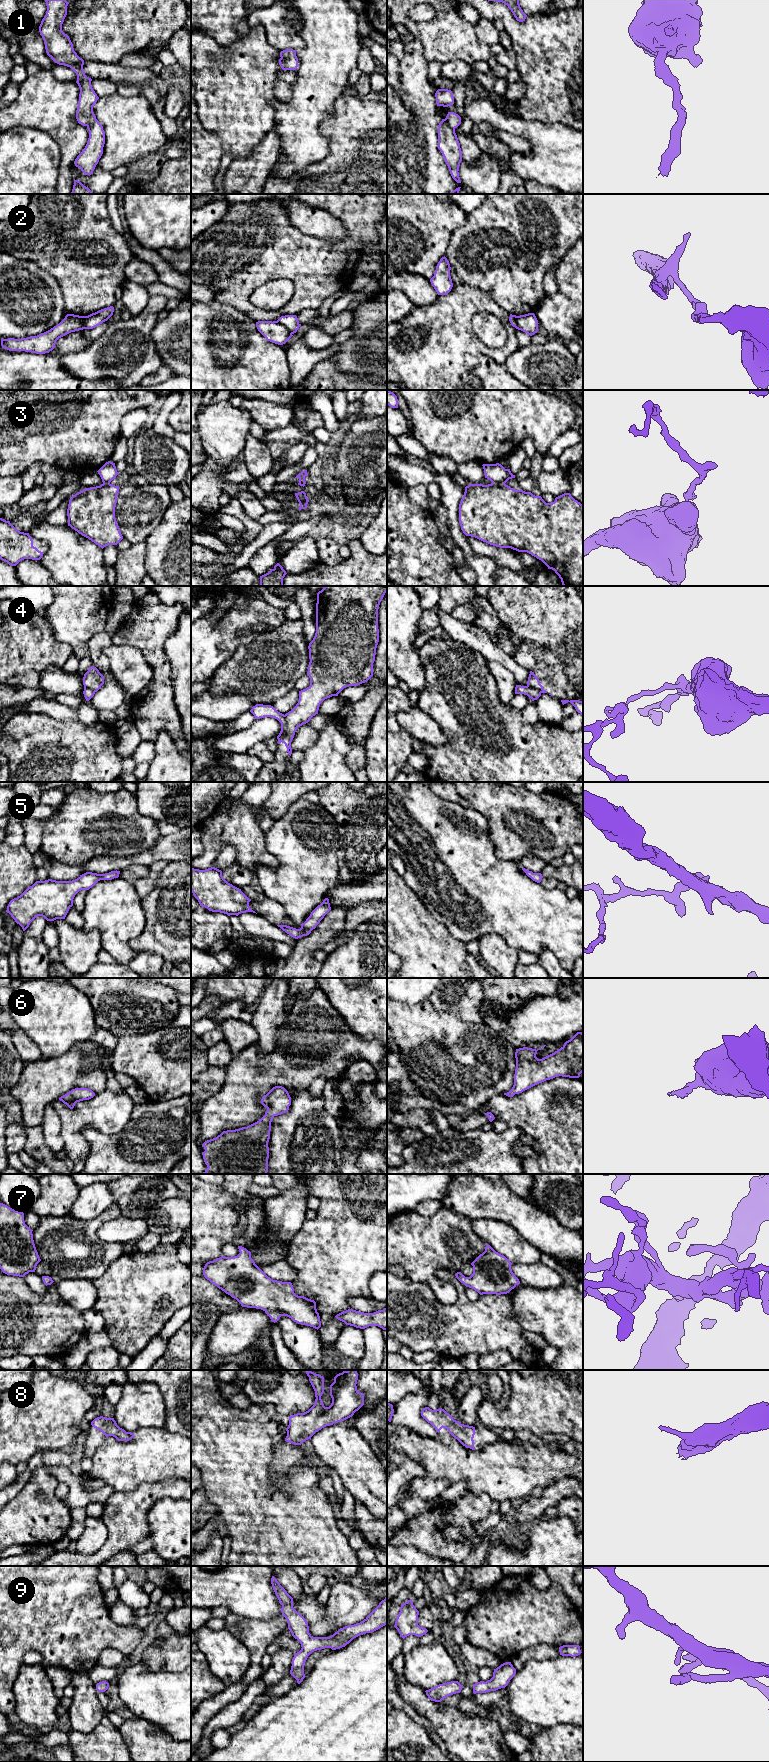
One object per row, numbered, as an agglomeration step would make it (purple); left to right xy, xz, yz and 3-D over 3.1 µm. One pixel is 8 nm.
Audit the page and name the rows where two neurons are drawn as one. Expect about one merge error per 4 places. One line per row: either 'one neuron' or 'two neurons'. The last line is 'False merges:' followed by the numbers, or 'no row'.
1: one neuron
2: two neurons
3: two neurons
4: two neurons
5: one neuron
6: one neuron
7: one neuron
8: one neuron
9: one neuron
False merges: 2, 3, 4

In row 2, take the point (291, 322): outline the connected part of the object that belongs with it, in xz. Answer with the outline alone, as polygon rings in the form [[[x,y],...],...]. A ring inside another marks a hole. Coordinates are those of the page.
[[[296,315],[281,316],[277,322],[286,327],[292,334],[296,333],[301,326]]]

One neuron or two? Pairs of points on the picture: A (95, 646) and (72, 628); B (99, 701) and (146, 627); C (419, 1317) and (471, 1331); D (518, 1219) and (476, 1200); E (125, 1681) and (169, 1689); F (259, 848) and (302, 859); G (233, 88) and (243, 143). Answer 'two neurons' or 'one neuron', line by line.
A: two neurons
B: two neurons
C: one neuron
D: one neuron
E: one neuron
F: two neurons
G: one neuron

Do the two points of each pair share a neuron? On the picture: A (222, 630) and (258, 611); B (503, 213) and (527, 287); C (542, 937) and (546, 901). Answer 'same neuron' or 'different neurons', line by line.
A: same neuron
B: same neuron
C: same neuron

